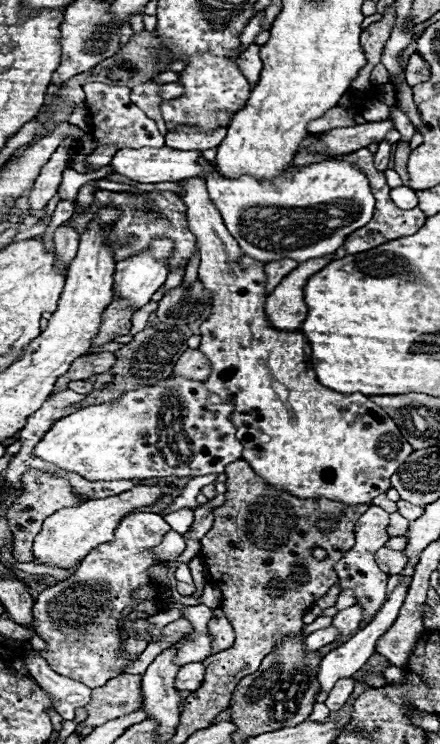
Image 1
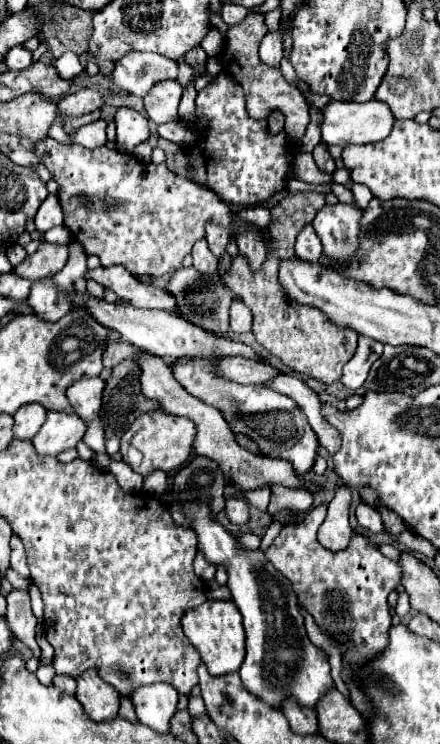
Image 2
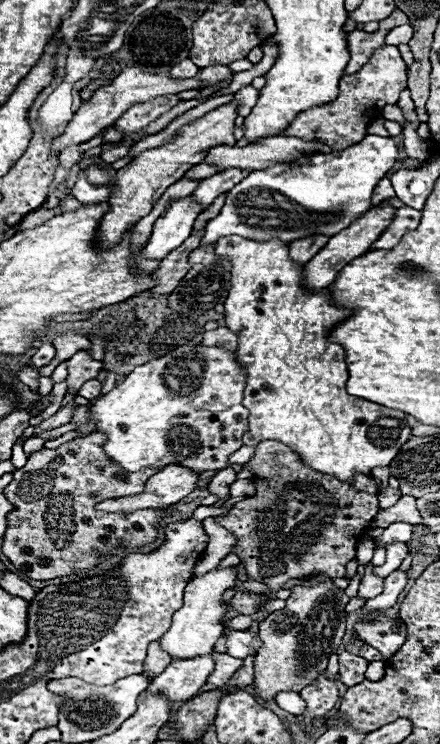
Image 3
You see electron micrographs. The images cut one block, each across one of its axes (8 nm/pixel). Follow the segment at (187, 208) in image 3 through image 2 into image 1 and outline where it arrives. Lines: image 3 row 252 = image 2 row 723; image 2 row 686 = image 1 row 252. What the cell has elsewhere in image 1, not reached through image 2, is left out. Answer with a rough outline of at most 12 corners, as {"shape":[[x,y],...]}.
{"shape":[[174,242],[150,248],[116,262],[120,300],[142,308],[166,282]]}

